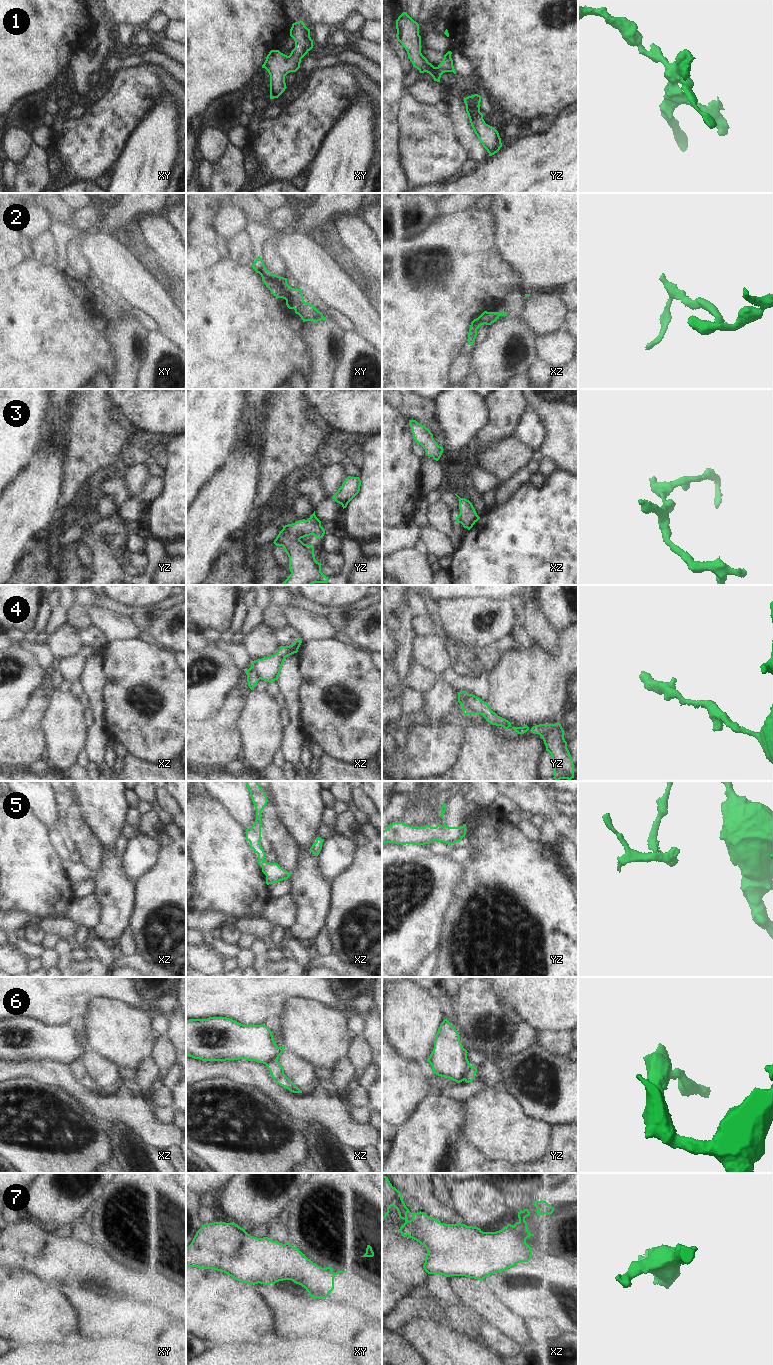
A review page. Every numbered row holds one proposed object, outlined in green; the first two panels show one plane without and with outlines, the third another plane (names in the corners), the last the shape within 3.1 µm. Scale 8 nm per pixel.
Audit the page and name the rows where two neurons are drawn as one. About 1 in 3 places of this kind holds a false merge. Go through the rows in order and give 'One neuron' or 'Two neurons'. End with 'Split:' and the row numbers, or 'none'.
1: One neuron
2: One neuron
3: Two neurons
4: Two neurons
5: Two neurons
6: Two neurons
7: Two neurons
Split: 3, 4, 5, 6, 7.

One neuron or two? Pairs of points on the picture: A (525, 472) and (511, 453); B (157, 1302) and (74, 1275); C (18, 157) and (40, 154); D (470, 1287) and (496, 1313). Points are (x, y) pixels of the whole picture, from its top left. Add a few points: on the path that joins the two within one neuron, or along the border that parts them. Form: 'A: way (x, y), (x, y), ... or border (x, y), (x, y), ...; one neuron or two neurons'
A: border (538, 456), (531, 459), (503, 482); two neurons
B: way (136, 1281), (121, 1281), (110, 1273), (95, 1273); one neuron
C: border (34, 144), (30, 154), (18, 165); two neurons
D: way (476, 1293), (490, 1307); one neuron

